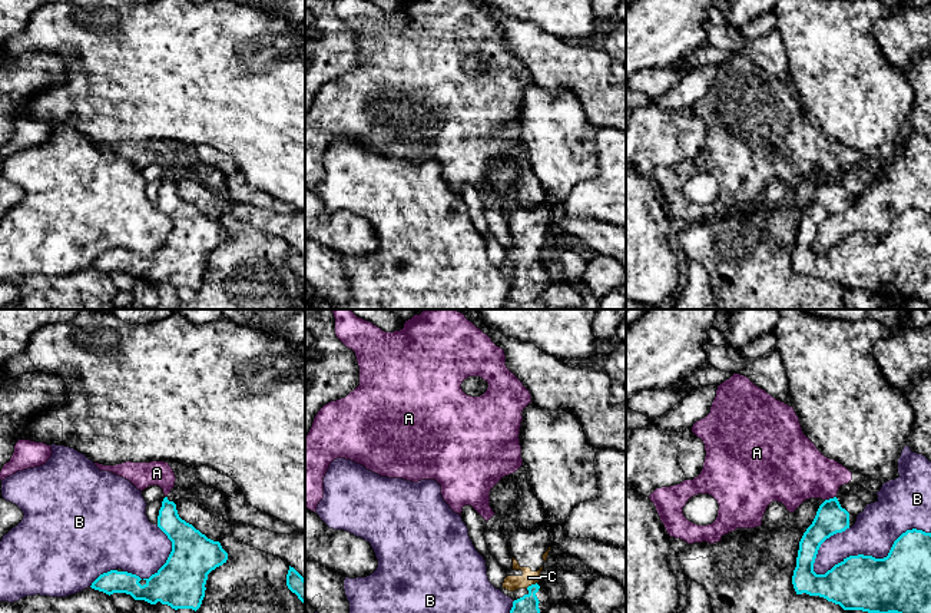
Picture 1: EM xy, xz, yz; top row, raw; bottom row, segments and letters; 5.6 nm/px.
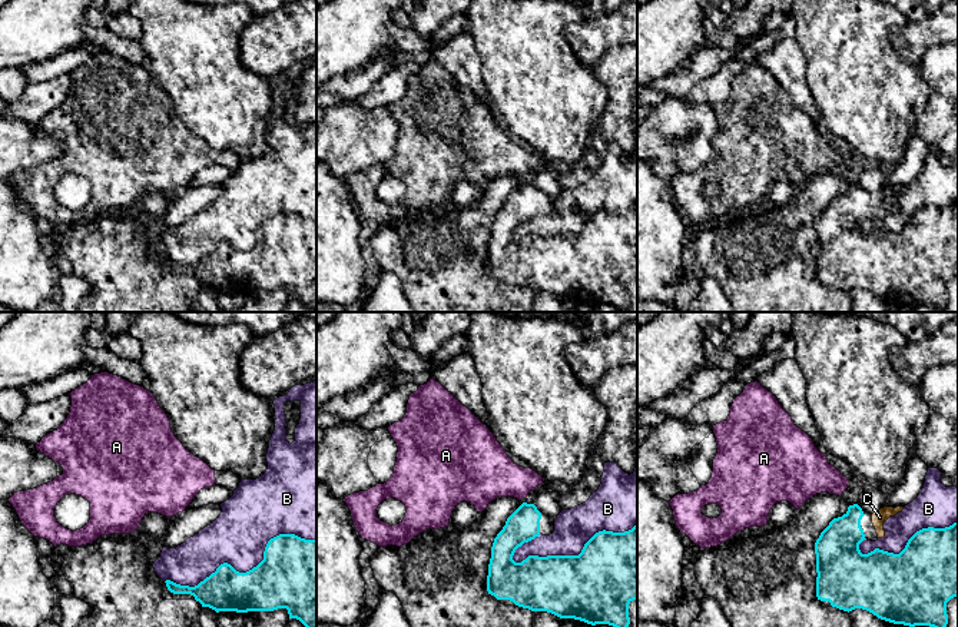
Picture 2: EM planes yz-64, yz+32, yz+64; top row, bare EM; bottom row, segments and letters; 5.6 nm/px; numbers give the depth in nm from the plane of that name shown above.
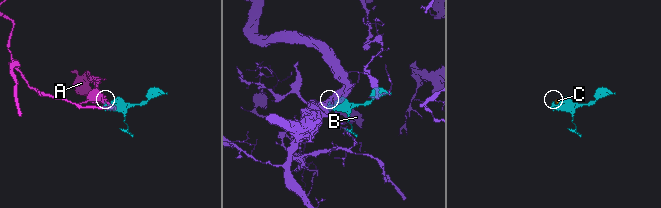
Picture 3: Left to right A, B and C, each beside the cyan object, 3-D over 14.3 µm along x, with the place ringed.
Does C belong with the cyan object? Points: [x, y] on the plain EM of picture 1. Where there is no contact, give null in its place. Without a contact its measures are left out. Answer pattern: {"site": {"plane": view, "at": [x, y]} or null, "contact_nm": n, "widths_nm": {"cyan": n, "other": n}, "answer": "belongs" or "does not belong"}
{"site": {"plane": "xz", "at": [532, 264]}, "contact_nm": 70, "widths_nm": {"cyan": 190, "other": 90}, "answer": "belongs"}

